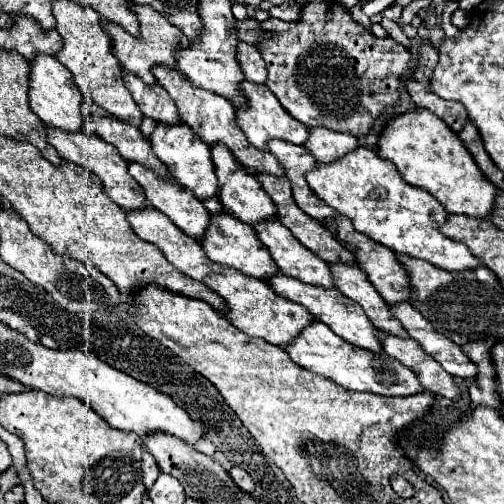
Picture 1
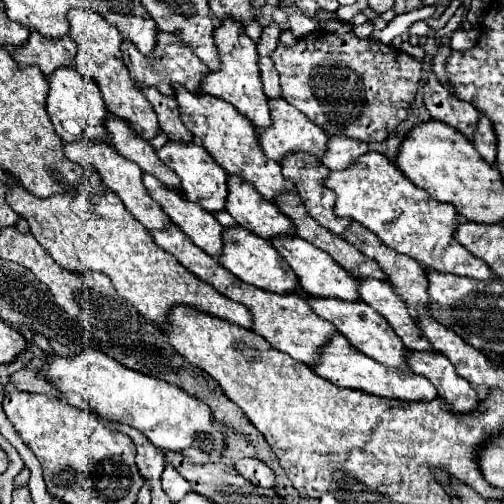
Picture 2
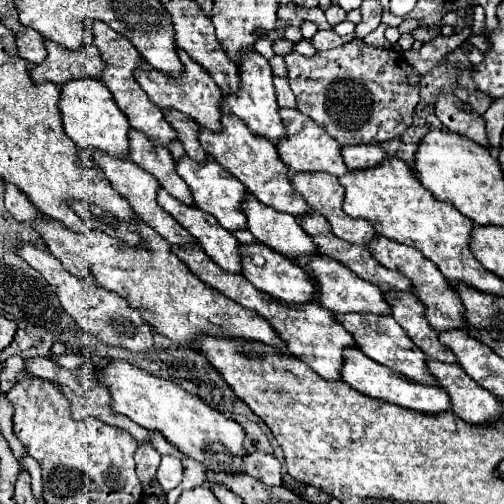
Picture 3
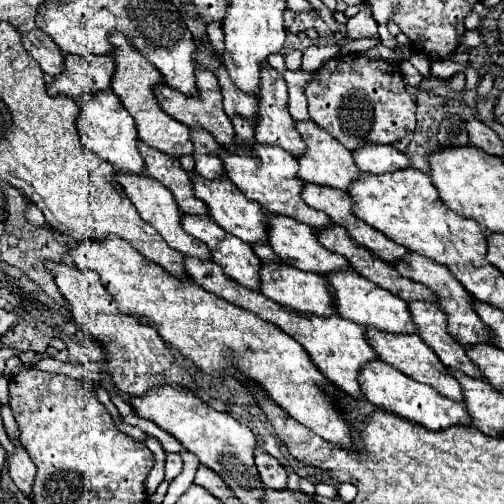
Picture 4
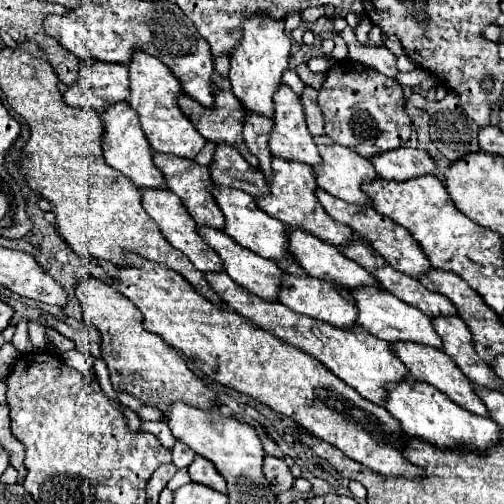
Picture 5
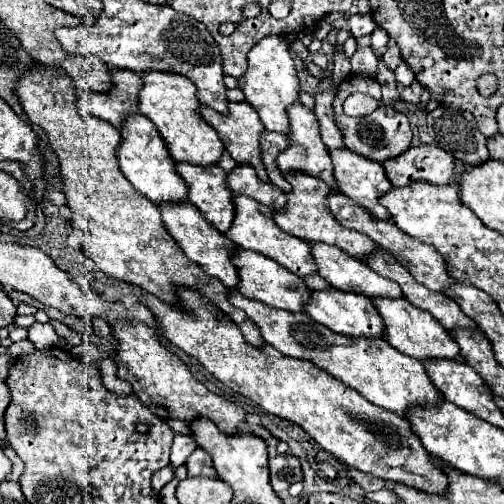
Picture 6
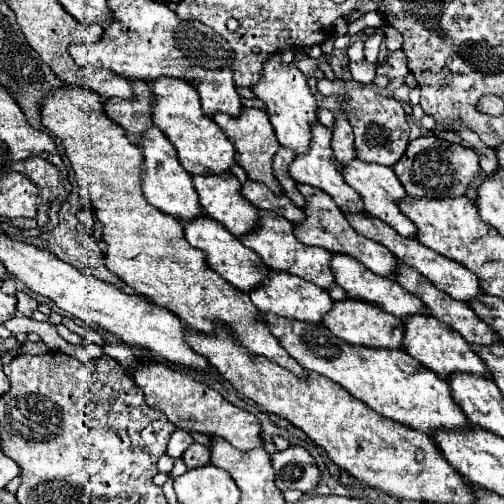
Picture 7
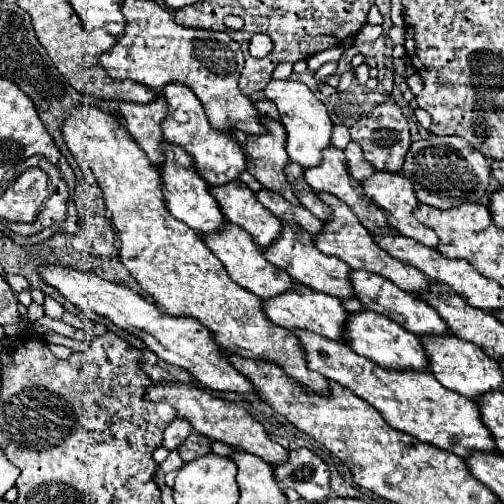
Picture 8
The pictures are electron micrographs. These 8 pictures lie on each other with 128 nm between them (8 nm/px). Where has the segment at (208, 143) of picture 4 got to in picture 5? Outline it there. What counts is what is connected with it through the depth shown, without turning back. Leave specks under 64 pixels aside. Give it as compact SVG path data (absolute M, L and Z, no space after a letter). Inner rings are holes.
M216 144L214 158L210 162L210 178L218 186L238 188L248 192L250 196L266 196L268 184L260 170L252 168L236 148L228 144Z

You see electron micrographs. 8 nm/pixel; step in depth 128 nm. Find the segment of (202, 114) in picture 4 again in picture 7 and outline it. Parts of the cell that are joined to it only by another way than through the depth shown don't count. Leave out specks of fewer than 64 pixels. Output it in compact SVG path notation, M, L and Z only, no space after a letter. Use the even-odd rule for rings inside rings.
M244 108L244 112L240 112L240 116L236 116L236 118L232 118L228 114L216 114L216 116L212 116L212 120L232 140L232 144L236 148L236 162L244 168L248 178L254 182L266 184L274 194L282 194L282 188L272 174L272 158L274 158L276 150L280 148L280 144L276 140L276 134L272 130L268 114L264 114L264 110L258 110L258 108Z

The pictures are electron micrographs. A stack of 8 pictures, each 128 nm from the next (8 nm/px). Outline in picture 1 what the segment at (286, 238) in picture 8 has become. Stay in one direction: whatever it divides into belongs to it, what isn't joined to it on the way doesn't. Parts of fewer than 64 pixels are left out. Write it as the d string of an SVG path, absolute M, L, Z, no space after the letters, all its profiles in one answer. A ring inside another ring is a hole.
M156 124L154 132L150 134L150 146L154 150L154 154L166 164L168 172L188 190L194 192L196 198L204 200L210 198L218 192L218 180L214 174L214 164L210 158L210 146L204 144L186 124L176 124L176 126L168 126L168 124Z

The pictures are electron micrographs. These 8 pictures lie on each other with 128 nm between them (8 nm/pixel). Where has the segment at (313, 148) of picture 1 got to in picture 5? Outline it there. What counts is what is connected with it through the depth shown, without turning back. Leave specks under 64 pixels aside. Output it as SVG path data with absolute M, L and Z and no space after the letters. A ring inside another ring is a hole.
M406 146L392 152L382 152L380 156L372 156L368 160L372 162L376 174L386 180L410 180L430 174L436 168L436 162L424 150Z

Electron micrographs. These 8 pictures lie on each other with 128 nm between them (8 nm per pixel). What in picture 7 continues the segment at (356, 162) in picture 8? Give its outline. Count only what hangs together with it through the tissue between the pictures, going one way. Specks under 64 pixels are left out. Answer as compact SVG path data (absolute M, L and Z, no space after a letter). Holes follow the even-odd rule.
M336 114L336 116L334 116L332 150L334 150L334 158L336 158L340 164L348 164L348 162L352 160L352 156L356 156L352 126L348 124L346 116L342 116L342 114Z

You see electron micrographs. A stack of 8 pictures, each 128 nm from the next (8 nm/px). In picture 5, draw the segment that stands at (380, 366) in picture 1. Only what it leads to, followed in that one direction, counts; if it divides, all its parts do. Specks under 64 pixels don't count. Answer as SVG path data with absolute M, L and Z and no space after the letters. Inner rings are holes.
M404 378L396 384L390 384L384 408L400 422L402 430L408 436L422 438L440 448L452 448L452 446L466 444L482 452L488 446L494 446L500 442L500 428L496 422L464 410L462 406L454 404L446 394L442 394L434 386L414 380L414 378Z

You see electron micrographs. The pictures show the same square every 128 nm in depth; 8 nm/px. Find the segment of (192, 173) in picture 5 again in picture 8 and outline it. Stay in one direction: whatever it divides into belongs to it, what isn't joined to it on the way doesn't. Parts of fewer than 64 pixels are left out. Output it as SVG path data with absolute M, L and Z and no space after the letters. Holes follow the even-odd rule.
M232 180L224 186L210 186L210 192L224 218L246 230L258 246L270 246L278 238L282 228L280 220L256 200L244 182Z

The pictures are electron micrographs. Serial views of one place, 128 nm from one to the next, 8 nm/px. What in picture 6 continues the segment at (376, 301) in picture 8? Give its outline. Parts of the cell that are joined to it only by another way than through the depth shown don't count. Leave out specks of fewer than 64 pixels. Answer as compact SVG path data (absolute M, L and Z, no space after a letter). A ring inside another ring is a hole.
M314 242L310 246L312 258L318 264L318 274L334 288L364 294L368 298L402 298L400 286L392 280L376 276L364 262L352 258L336 246Z

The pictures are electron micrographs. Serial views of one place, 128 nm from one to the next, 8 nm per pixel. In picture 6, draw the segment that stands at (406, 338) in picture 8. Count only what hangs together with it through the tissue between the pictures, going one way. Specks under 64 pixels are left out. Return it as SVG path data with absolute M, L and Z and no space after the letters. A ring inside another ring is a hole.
M328 286L324 290L312 290L312 304L308 300L306 314L310 314L316 322L324 324L326 328L330 328L338 334L344 334L344 336L352 336L352 338L358 338L358 336L380 338L382 330L384 330L382 318L376 312L370 298L366 298L362 294L354 294L354 292L342 292L332 286Z

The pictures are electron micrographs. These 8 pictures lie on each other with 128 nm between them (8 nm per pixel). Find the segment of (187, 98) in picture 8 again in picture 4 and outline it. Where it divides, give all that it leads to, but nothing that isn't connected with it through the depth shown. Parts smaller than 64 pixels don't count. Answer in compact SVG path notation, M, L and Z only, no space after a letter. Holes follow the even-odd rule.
M110 32L108 40L112 44L112 56L114 56L114 76L112 76L112 92L120 98L122 106L132 114L134 122L136 122L136 130L138 130L138 138L144 140L148 146L170 154L170 156L184 156L184 154L192 154L192 142L190 142L190 128L176 122L172 116L168 116L160 106L156 96L152 94L152 88L156 84L162 82L160 72L156 72L156 68L120 34L120 32Z

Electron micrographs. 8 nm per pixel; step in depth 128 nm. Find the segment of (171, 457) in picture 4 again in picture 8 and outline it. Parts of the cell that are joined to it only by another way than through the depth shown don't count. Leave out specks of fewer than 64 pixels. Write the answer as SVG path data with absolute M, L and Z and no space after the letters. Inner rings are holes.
M176 418L176 420L164 430L164 442L162 442L162 446L164 446L166 450L176 450L190 434L192 434L192 426L188 424L188 420Z

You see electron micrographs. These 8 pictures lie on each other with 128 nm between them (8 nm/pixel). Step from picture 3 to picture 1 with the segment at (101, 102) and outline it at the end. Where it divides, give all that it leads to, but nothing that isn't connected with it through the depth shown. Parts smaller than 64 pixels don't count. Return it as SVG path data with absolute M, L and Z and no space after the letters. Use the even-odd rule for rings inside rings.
M38 54L34 60L30 60L30 76L28 76L30 88L28 88L28 104L32 112L48 126L54 128L64 128L68 132L78 132L84 128L84 114L82 114L82 104L88 100L82 96L80 88L72 82L72 74L68 68L64 68L54 56L48 54Z

